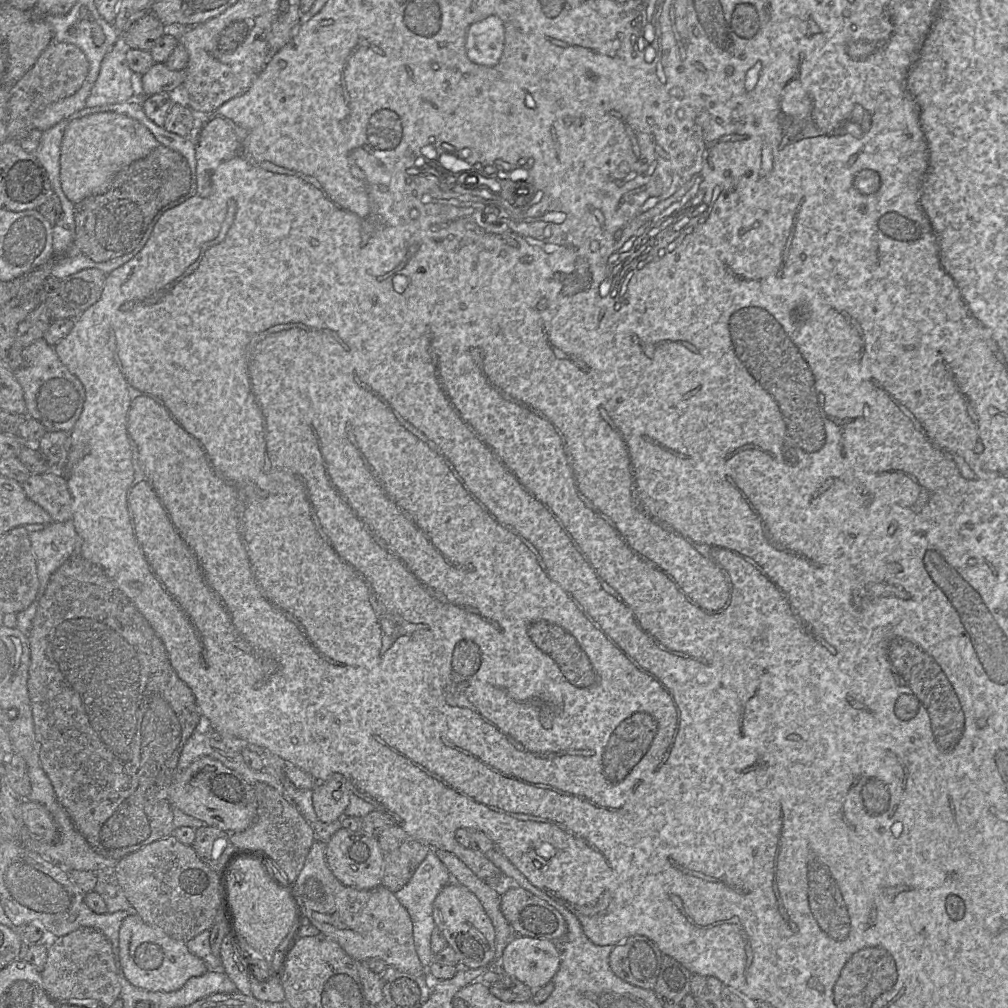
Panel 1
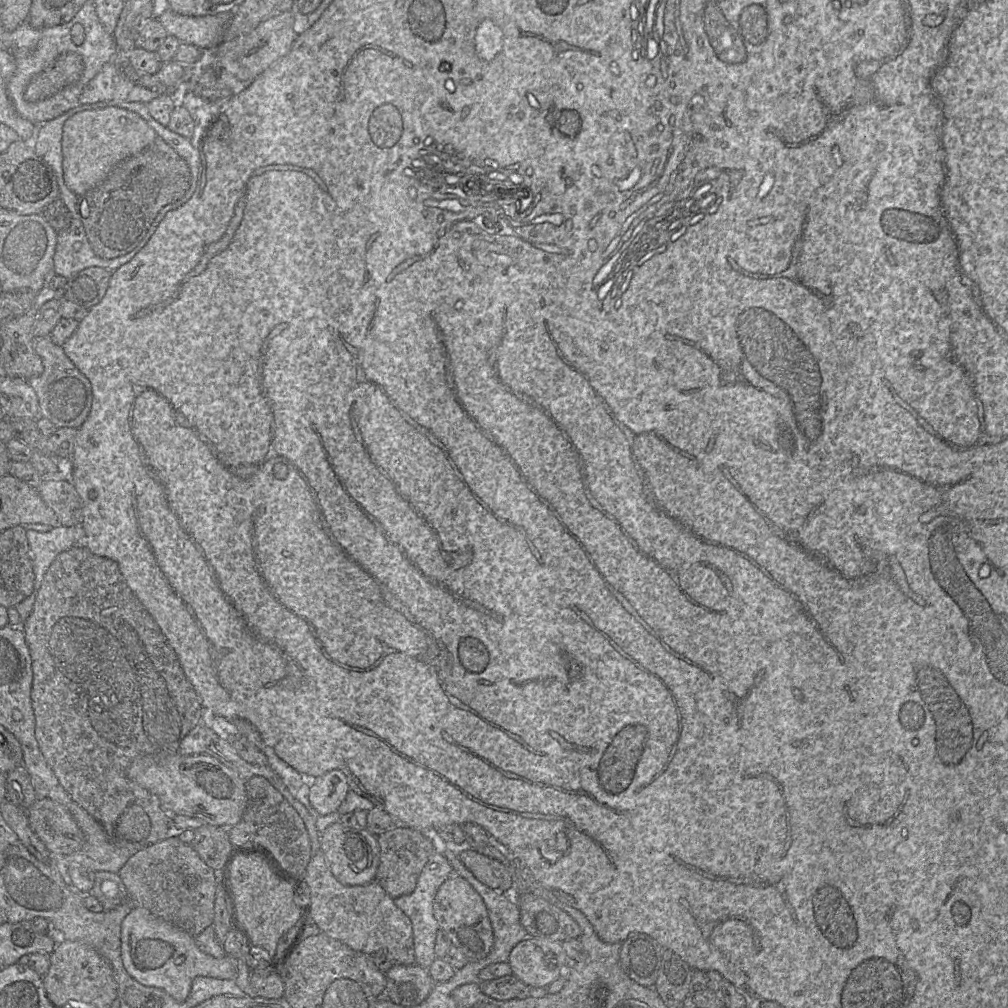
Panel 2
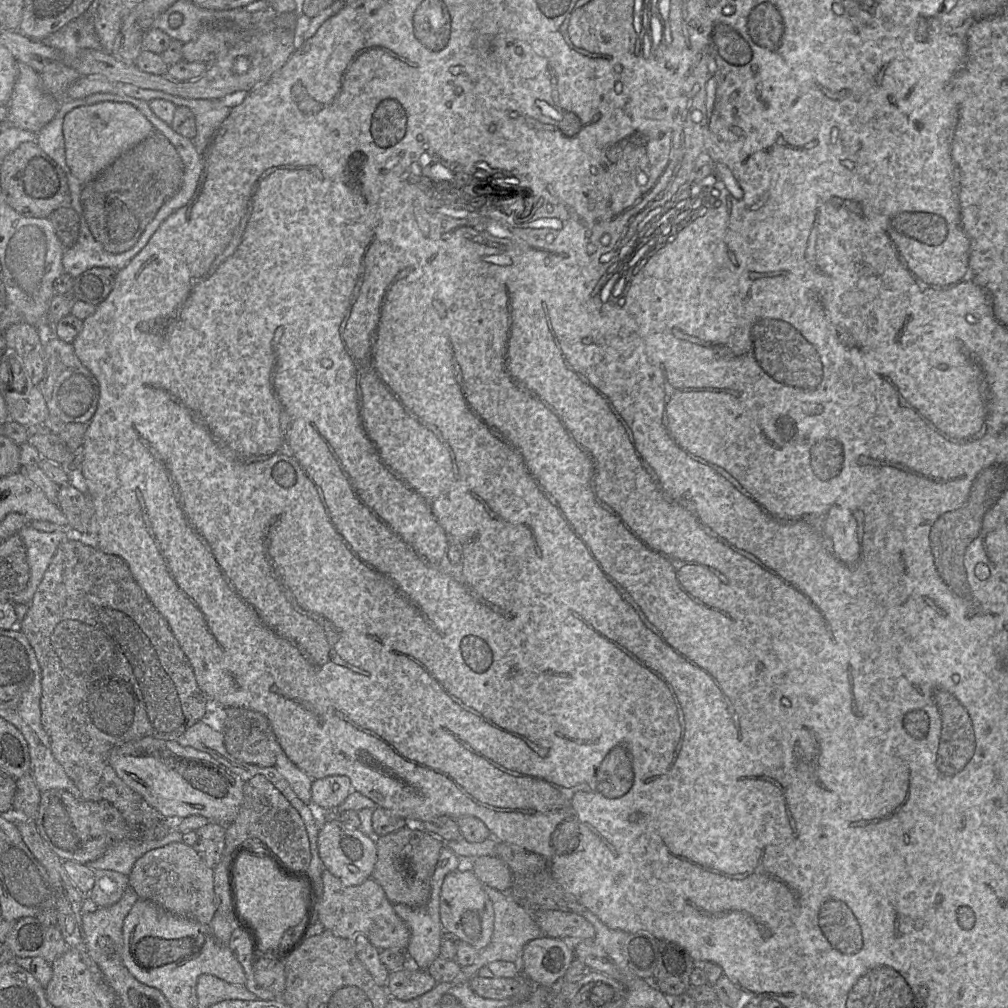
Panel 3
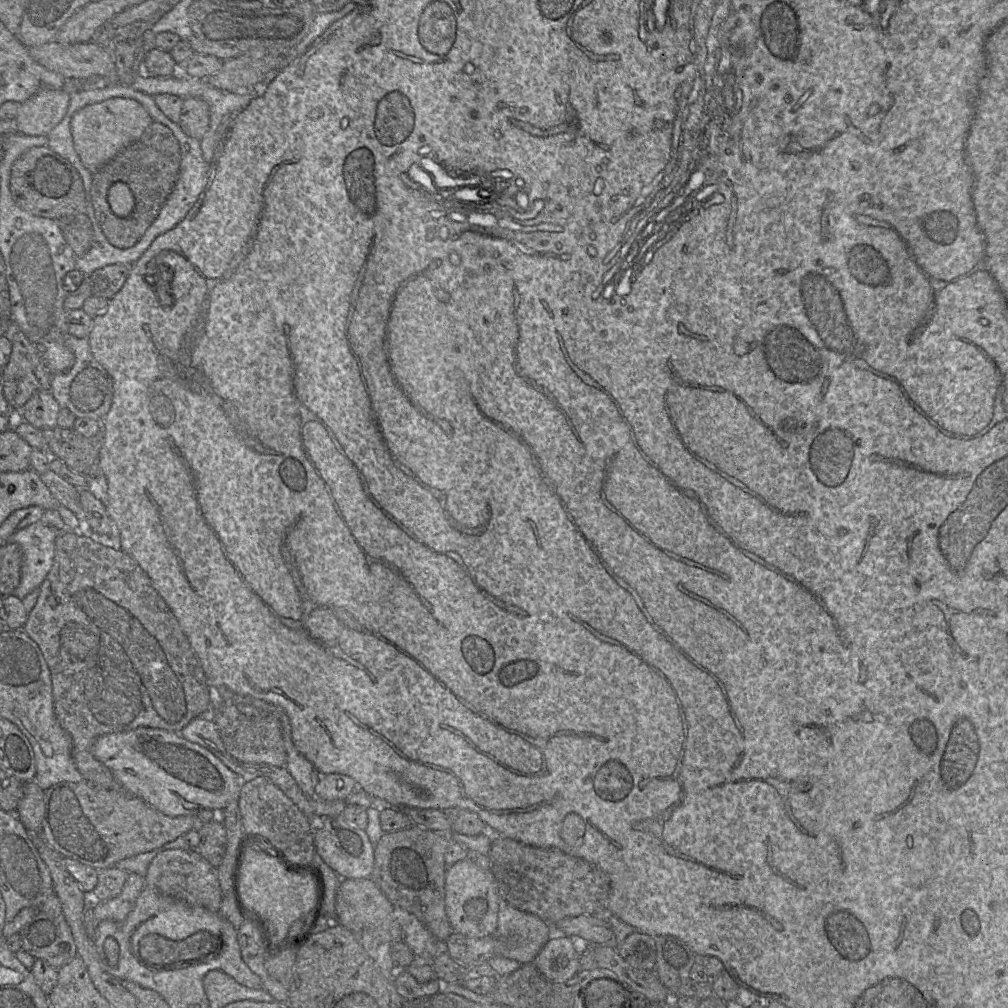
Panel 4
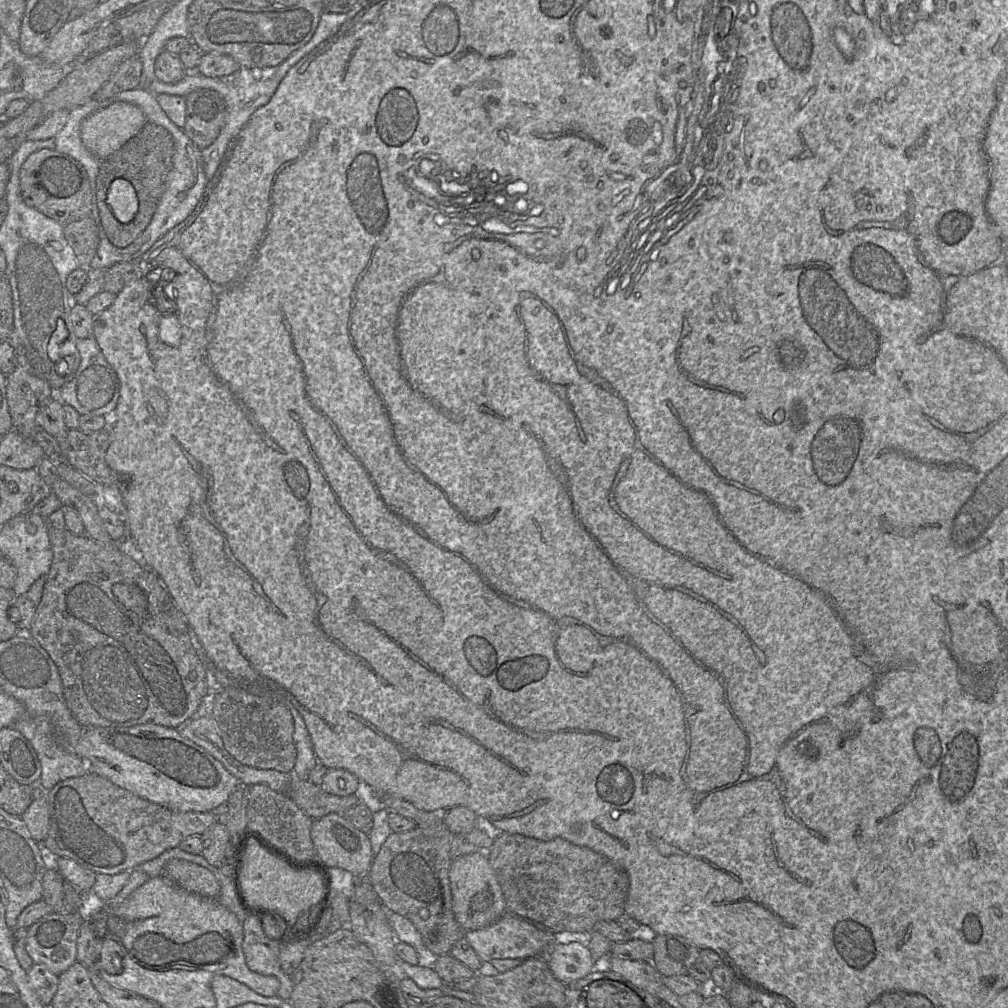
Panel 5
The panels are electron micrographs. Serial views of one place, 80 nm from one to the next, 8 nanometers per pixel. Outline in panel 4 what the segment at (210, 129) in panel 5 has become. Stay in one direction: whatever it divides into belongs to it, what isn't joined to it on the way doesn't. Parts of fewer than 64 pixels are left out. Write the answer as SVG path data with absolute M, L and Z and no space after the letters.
M195 97L183 101L179 125L186 135L201 141L209 129L209 123L210 112L206 101Z

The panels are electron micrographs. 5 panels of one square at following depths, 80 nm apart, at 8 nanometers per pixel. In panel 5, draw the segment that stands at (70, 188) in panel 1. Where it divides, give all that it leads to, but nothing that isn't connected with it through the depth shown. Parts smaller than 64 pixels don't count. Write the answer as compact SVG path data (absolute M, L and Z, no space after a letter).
M116 101L86 117L80 128L84 146L99 160L119 150L147 123L136 105Z

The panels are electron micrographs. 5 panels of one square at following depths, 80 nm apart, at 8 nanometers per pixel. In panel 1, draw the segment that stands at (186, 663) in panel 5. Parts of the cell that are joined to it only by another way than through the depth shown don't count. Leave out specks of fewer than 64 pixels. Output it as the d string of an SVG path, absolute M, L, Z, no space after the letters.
M75 554L51 575L45 593L39 601L28 641L30 665L27 687L40 763L51 781L58 802L68 813L77 831L96 853L118 861L151 842L171 836L174 825L168 797L169 787L182 749L199 723L200 710L193 692L172 668L165 646L149 622L102 567L80 554Z

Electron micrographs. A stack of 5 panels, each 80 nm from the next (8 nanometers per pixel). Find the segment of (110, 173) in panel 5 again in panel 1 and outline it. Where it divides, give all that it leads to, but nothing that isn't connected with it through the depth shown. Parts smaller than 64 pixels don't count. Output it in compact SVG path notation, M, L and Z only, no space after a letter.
M159 145L146 157L132 162L114 178L107 192L86 197L74 205L75 237L67 256L85 255L106 262L131 252L164 206L176 205L187 191L190 167L177 151Z

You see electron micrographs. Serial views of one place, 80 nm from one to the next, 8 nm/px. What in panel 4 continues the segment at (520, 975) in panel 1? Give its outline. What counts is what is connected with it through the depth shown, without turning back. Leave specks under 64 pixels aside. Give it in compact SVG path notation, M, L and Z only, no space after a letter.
M569 937L550 938L538 953L534 964L551 983L562 983L580 971L580 954Z

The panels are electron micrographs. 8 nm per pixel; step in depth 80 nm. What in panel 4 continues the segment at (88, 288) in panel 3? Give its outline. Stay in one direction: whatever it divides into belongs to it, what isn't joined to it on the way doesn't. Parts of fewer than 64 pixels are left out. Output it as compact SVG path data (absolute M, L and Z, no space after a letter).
M112 264L92 272L88 277L91 282L92 296L110 300L123 287L131 265Z

